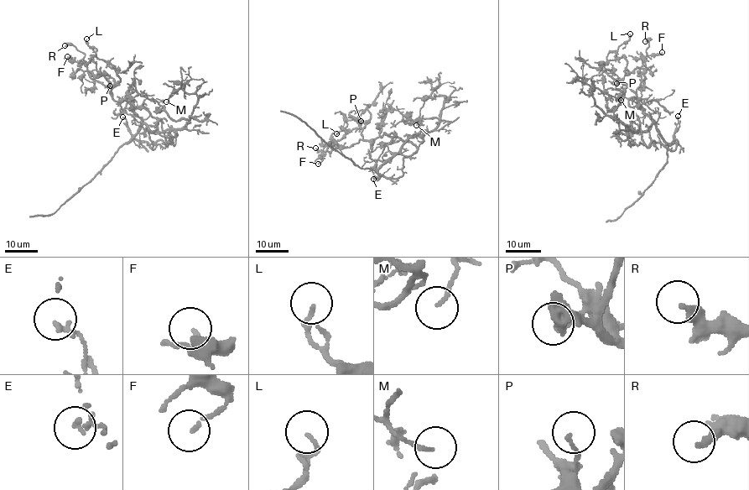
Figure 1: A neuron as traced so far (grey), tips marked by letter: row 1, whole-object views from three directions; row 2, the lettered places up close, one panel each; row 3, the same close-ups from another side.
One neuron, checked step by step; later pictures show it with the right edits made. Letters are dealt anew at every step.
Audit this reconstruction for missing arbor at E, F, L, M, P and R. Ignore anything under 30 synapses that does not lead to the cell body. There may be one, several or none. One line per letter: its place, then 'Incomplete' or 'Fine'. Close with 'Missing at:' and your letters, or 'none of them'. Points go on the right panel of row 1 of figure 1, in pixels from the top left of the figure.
E: Place: (678, 116). Fine
F: Place: (662, 52). Fine
L: Place: (630, 33). Fine
M: Place: (621, 100). Fine
P: Place: (616, 83). Fine
R: Place: (645, 41). Fine
Missing at: none of them

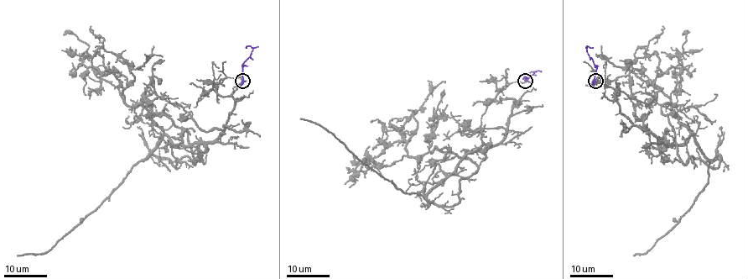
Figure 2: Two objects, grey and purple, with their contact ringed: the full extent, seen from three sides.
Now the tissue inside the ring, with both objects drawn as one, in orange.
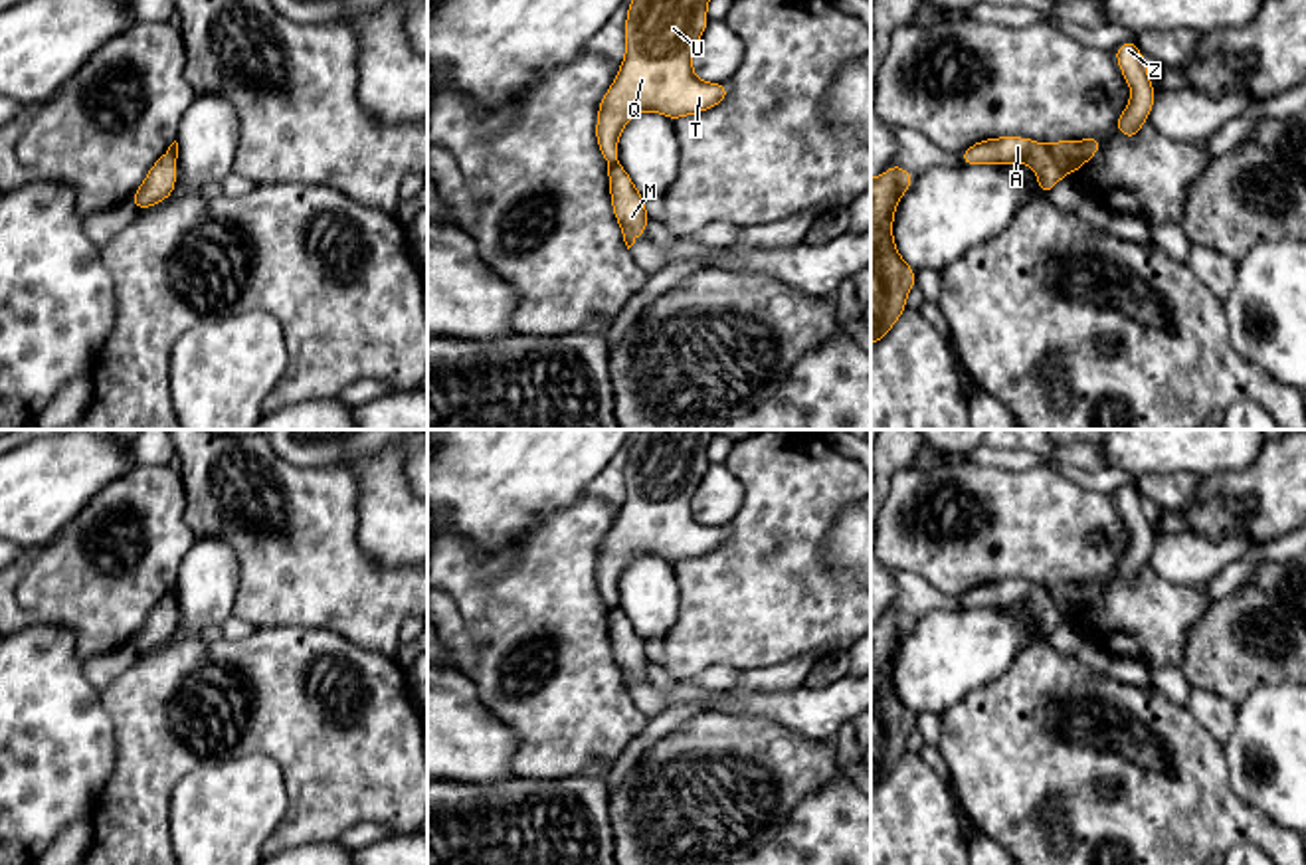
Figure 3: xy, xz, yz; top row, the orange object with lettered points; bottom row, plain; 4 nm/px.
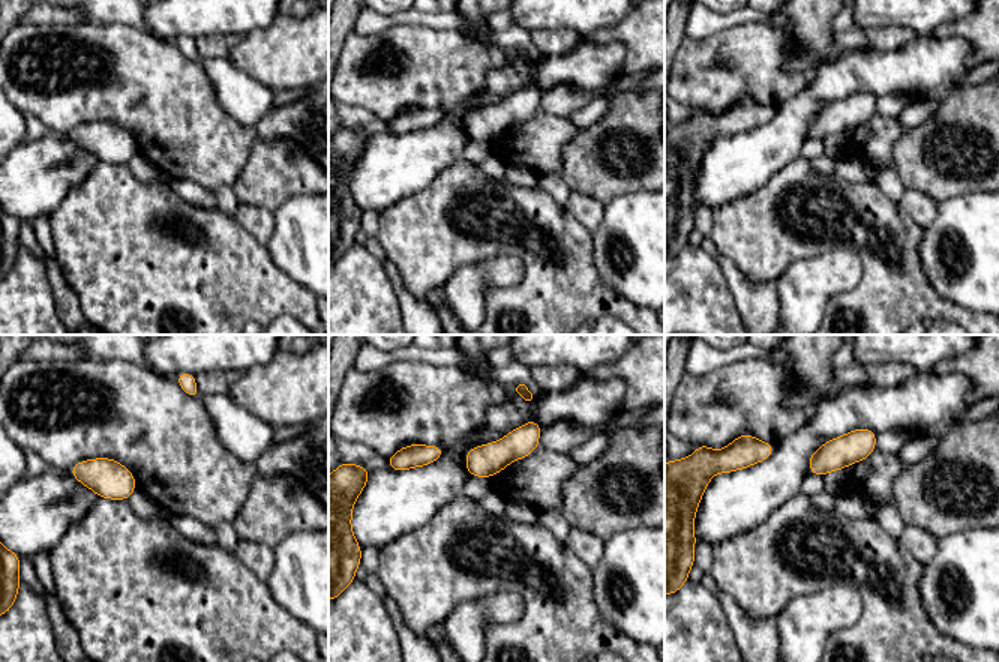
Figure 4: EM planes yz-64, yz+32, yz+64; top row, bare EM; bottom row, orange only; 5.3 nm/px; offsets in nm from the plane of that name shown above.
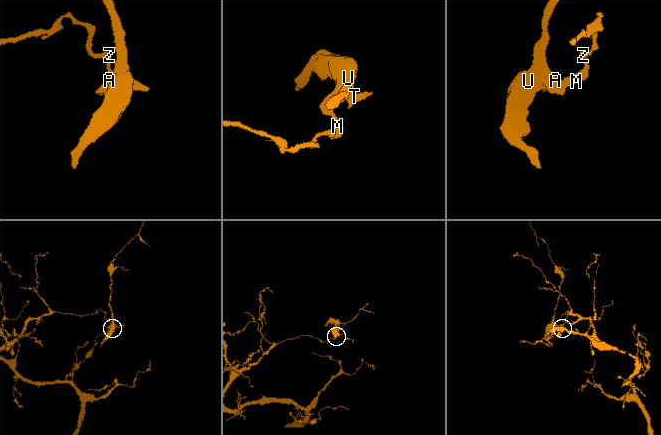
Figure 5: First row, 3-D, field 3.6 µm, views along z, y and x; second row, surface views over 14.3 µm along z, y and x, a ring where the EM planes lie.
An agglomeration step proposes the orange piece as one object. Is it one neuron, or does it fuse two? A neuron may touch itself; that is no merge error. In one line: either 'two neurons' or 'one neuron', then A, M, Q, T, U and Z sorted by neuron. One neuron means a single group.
two neurons; A Q T U / M Z

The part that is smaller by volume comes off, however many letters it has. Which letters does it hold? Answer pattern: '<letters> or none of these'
A, Q, T, U

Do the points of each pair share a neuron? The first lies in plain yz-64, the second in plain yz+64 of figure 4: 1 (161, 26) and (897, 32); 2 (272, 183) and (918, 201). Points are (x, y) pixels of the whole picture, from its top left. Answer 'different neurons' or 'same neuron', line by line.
1: different neurons
2: different neurons

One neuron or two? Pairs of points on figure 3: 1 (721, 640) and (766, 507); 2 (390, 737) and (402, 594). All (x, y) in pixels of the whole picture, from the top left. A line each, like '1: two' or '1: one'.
1: one
2: two

